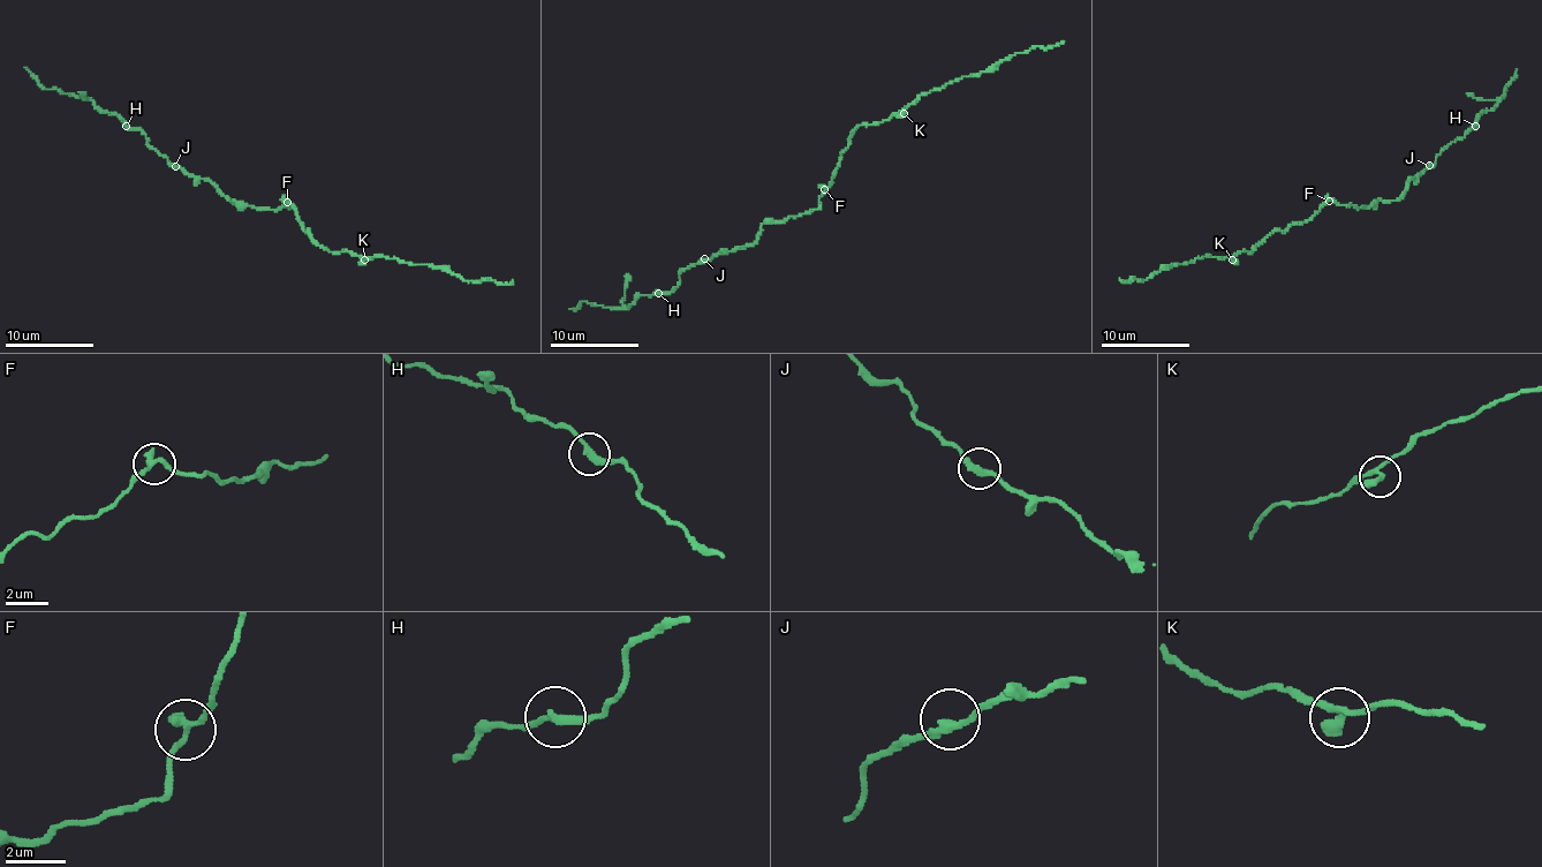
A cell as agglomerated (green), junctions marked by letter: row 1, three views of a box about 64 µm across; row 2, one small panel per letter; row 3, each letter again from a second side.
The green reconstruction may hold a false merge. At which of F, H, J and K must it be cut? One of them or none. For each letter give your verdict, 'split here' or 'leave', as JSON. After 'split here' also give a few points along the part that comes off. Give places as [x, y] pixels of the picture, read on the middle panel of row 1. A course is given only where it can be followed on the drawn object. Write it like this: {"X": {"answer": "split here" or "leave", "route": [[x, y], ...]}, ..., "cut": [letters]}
{"F": {"answer": "leave"}, "H": {"answer": "leave"}, "J": {"answer": "leave"}, "K": {"answer": "leave"}, "cut": []}

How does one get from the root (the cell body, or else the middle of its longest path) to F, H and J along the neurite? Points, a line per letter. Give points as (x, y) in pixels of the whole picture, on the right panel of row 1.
F: (1351, 205), (1329, 201)
H: (1351, 205), (1367, 209), (1378, 201), (1395, 201), (1407, 181), (1431, 167), (1442, 150), (1475, 125)
J: (1351, 205), (1367, 209), (1378, 201), (1395, 201), (1407, 181), (1421, 175), (1429, 165)

